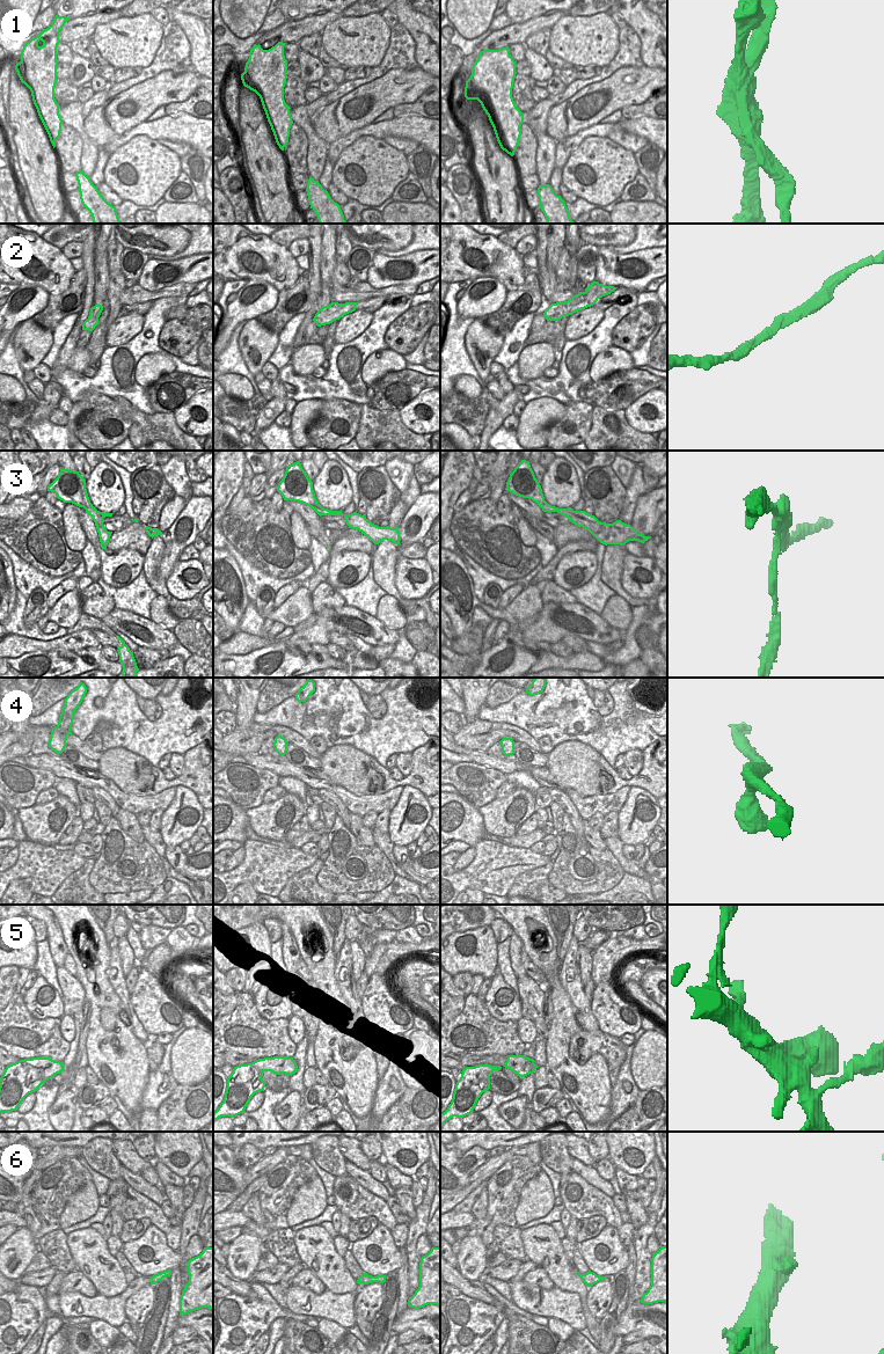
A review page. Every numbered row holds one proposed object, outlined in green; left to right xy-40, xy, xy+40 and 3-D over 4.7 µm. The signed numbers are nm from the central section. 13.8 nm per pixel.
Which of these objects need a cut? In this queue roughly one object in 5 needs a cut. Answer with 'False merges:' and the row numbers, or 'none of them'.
False merges: 1, 3.

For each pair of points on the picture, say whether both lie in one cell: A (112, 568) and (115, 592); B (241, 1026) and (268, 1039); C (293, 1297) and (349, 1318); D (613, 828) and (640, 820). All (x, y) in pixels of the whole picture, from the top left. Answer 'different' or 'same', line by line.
A: different
B: same
C: same
D: different

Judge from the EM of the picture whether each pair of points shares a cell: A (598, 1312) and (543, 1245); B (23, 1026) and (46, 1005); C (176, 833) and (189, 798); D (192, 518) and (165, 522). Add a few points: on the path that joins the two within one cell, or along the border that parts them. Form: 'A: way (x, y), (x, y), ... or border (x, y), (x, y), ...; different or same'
A: border (587, 1287), (586, 1307), (598, 1320); different
B: border (22, 993), (24, 1005), (34, 1017), (59, 1018); different
C: way (170, 827), (172, 817), (179, 806), (180, 797); same
D: border (187, 500), (175, 520), (162, 532); different

